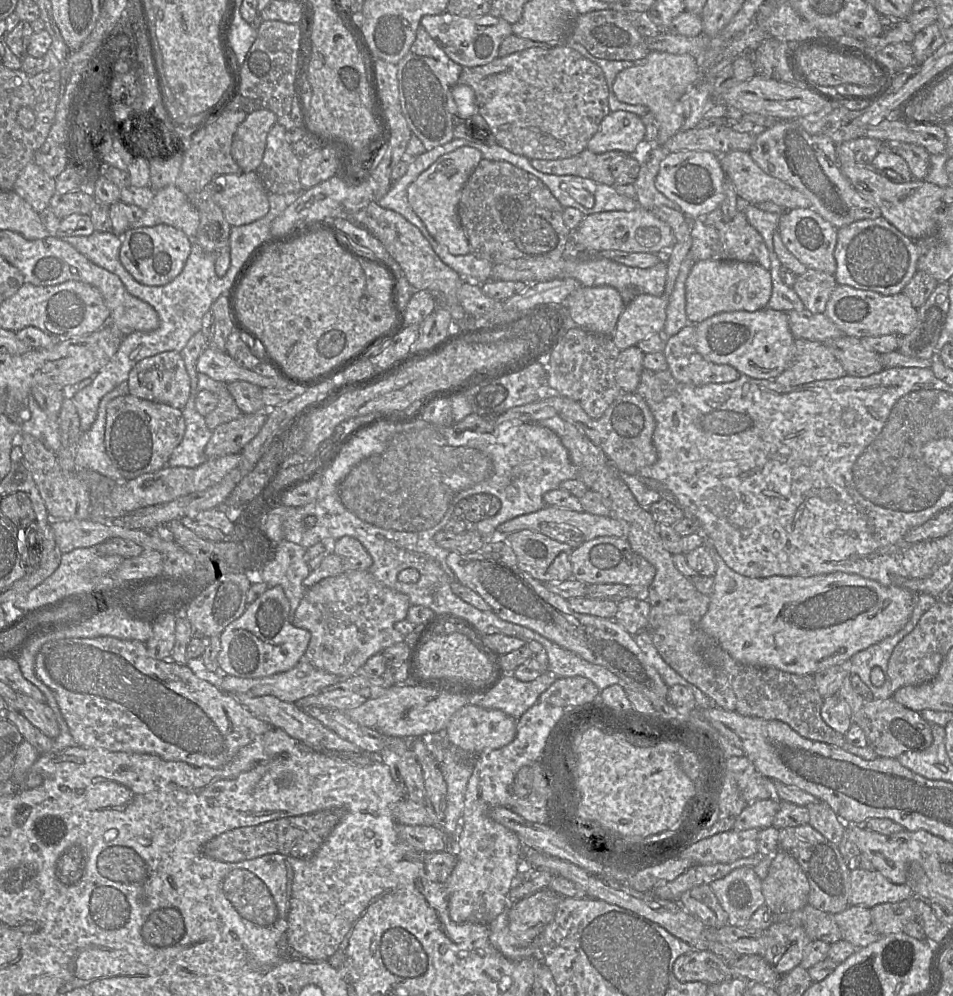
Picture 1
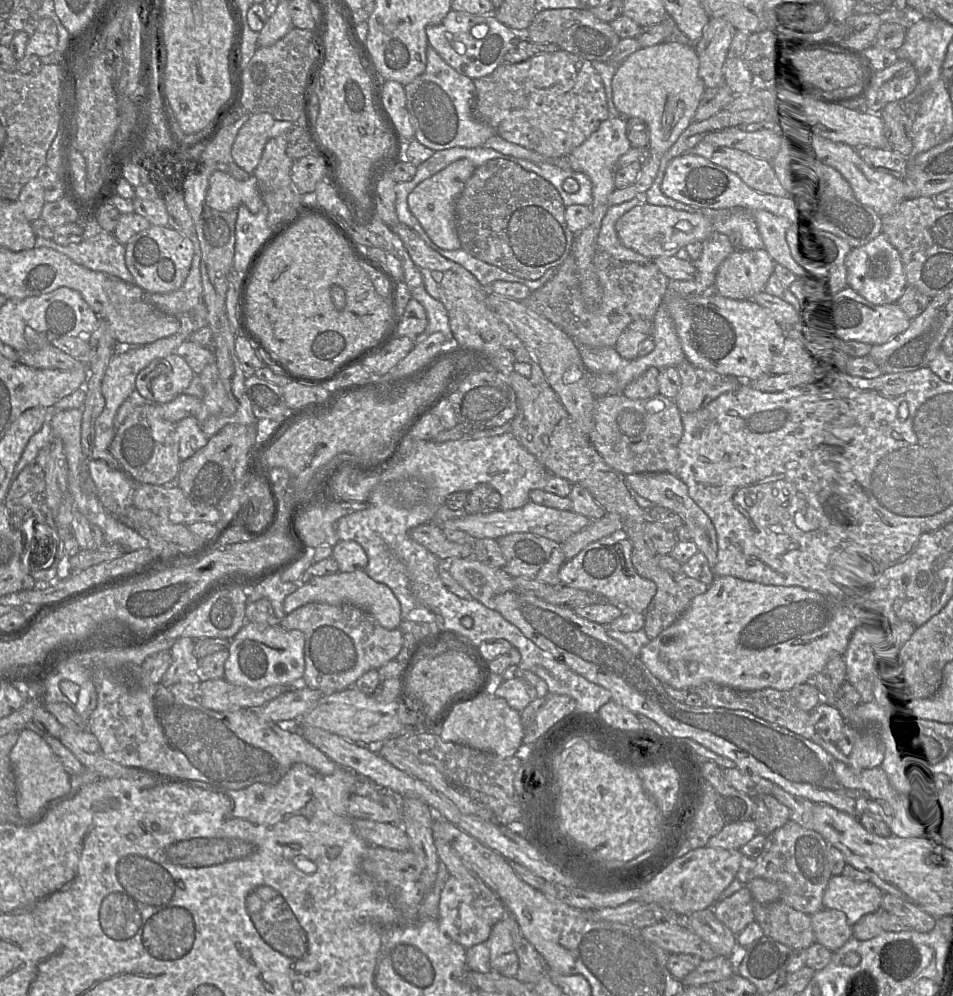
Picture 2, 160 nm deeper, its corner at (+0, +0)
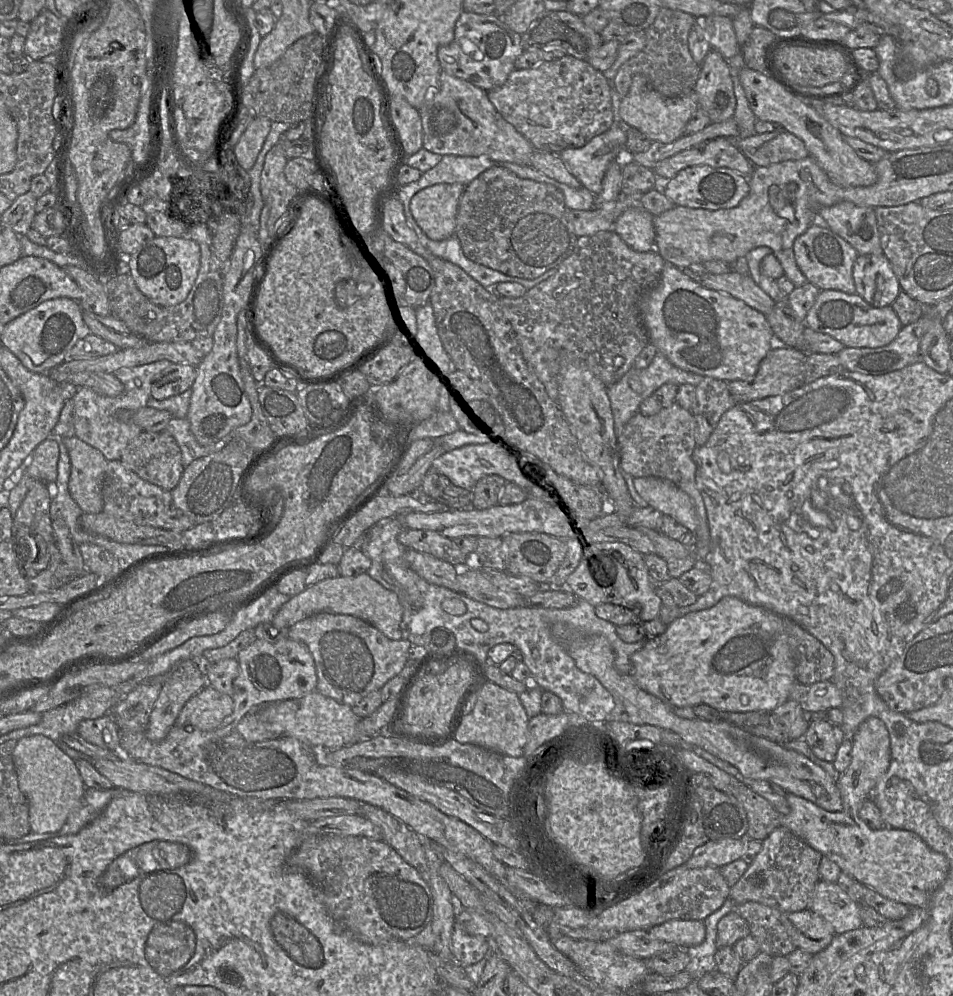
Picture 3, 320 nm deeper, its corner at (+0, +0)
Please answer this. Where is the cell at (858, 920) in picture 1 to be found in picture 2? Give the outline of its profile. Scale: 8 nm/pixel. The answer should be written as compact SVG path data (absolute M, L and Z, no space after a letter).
M824 908L812 914L811 925L816 942L832 952L840 949L852 937L852 926L845 913L839 910Z

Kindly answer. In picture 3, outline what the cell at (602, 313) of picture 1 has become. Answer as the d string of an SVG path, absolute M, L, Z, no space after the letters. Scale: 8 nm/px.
M615 123L584 146L564 149L558 155L582 186L596 196L609 164L627 156L625 126Z

